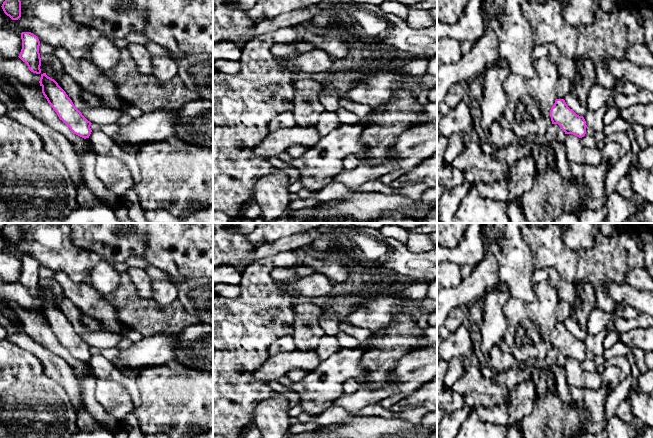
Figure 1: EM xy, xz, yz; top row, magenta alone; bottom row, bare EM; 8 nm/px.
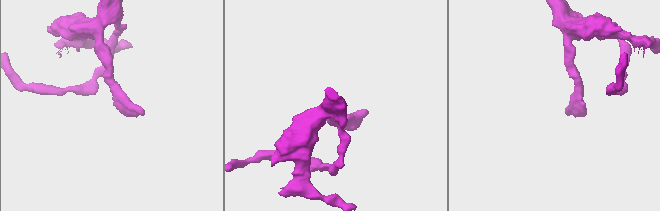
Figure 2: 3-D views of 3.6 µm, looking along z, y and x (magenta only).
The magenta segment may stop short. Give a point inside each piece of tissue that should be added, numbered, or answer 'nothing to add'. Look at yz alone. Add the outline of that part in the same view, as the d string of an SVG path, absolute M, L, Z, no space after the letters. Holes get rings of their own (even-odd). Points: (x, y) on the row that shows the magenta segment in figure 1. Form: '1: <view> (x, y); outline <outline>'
nothing to add

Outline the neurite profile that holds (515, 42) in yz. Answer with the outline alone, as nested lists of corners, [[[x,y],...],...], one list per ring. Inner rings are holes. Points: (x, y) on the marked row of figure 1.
[[[506,0],[496,30],[496,36],[498,38],[497,59],[490,64],[488,68],[493,66],[506,66],[511,74],[532,78],[535,74],[533,67],[534,59],[532,57],[534,45],[530,23],[522,13],[523,1],[524,0]]]

